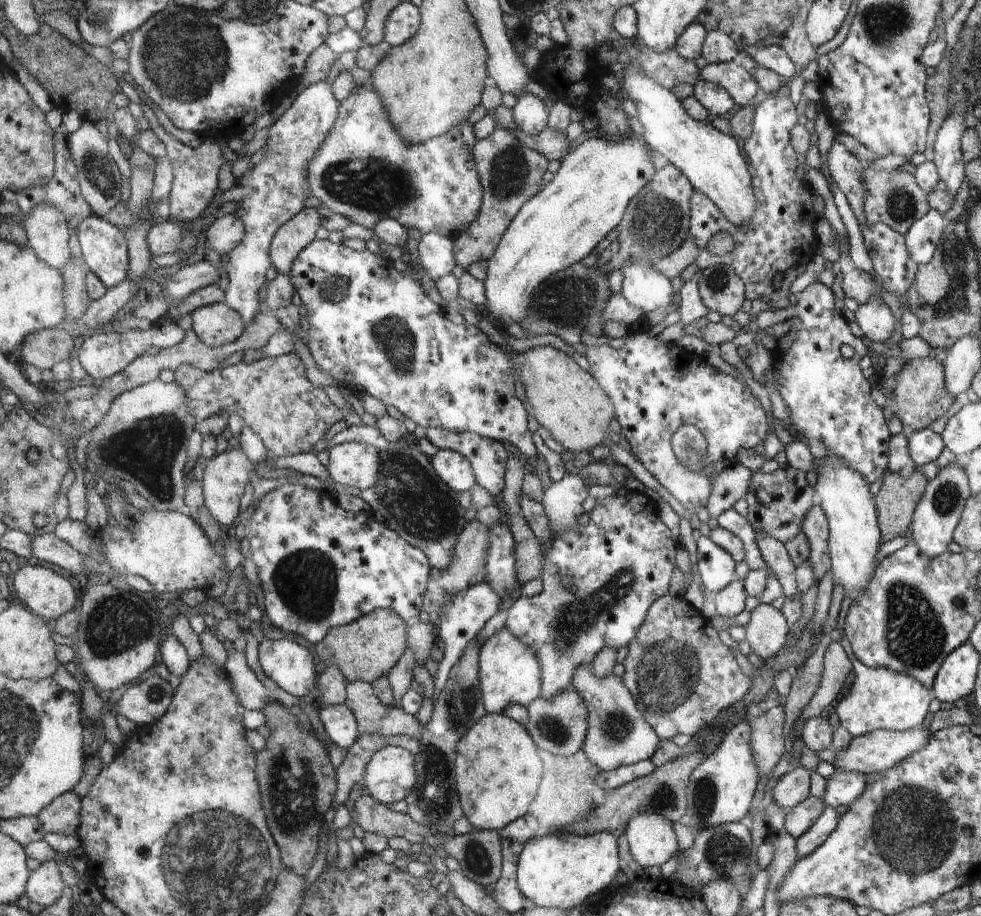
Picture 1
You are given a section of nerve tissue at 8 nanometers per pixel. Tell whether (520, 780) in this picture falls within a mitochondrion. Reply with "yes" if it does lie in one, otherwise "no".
no

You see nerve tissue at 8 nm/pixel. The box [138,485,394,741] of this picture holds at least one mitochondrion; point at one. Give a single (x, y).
(307, 581)

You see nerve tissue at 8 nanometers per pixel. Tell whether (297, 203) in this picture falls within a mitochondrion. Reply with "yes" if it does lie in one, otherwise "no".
no

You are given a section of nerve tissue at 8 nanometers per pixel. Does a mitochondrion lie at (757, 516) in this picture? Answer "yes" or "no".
no

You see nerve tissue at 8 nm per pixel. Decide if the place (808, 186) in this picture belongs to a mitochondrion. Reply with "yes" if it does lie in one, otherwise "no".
no

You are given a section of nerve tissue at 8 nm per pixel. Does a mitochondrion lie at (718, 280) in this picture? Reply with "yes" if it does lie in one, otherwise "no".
yes

